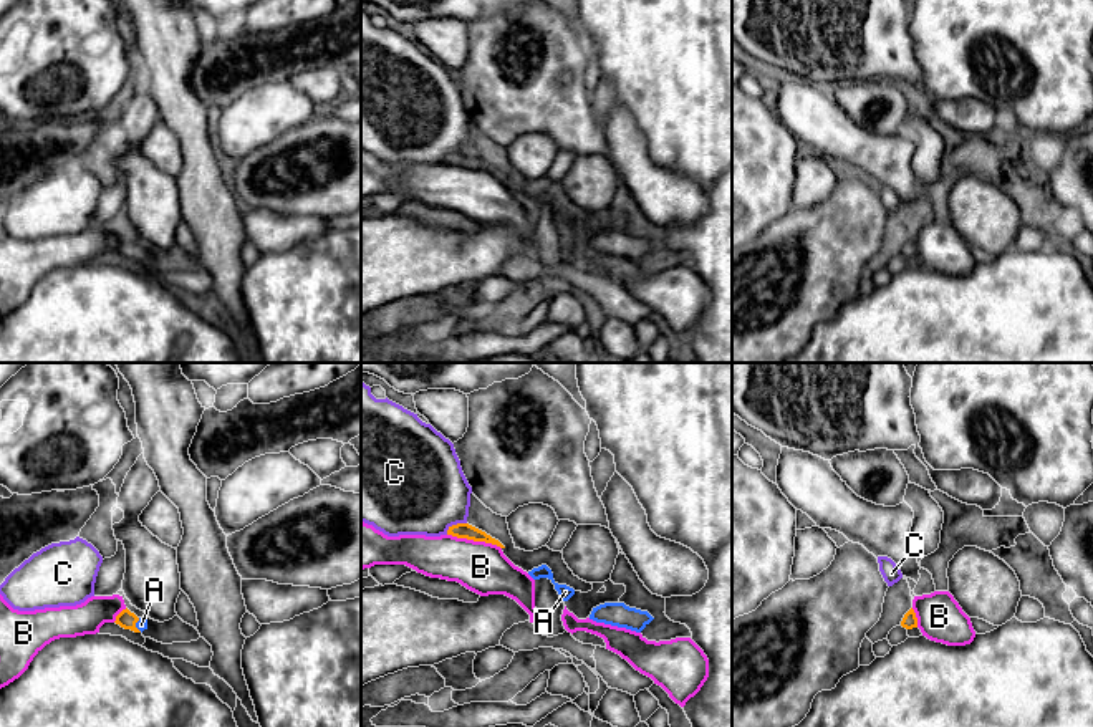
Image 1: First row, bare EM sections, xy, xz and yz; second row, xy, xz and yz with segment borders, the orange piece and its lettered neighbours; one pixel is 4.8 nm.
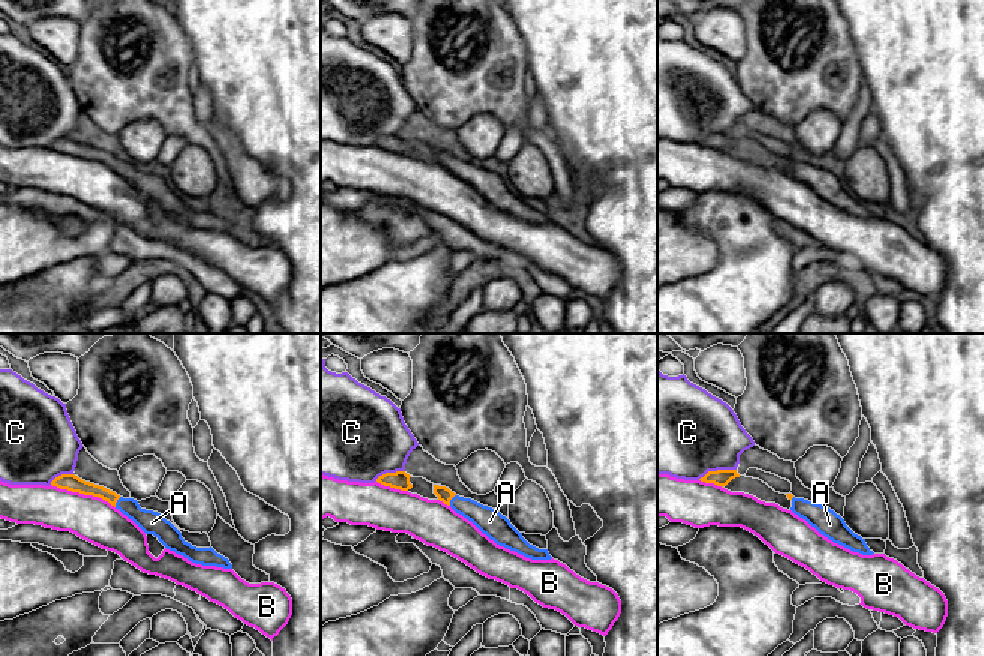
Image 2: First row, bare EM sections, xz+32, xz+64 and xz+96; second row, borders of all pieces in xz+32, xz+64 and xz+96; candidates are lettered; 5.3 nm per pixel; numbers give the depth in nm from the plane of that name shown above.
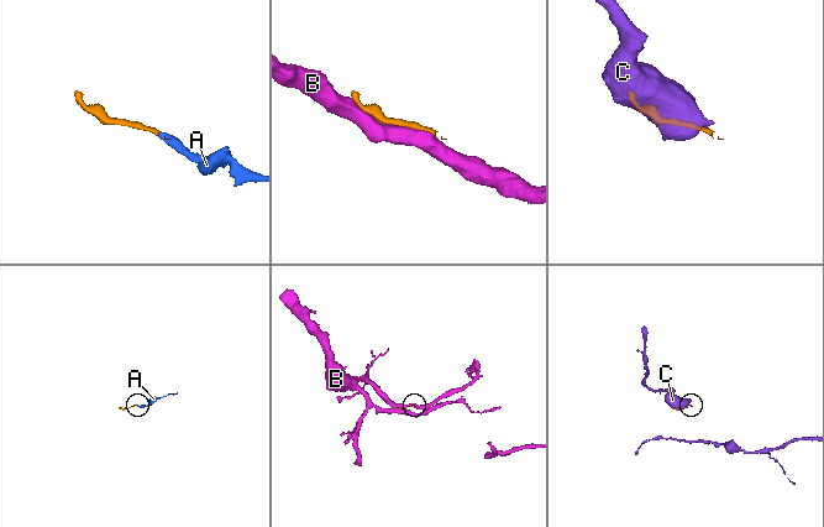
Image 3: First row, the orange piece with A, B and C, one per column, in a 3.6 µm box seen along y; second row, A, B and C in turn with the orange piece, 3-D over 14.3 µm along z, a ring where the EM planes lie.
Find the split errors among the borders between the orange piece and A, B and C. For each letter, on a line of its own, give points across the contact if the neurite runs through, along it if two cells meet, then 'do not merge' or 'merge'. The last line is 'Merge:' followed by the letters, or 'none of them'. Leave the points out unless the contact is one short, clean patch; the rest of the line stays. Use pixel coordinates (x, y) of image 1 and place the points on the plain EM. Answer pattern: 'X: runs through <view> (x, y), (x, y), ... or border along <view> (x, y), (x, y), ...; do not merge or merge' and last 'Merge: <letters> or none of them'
A: runs through xy (126, 249), (134, 254), (141, 254); merge
B: do not merge
C: do not merge
Merge: A

